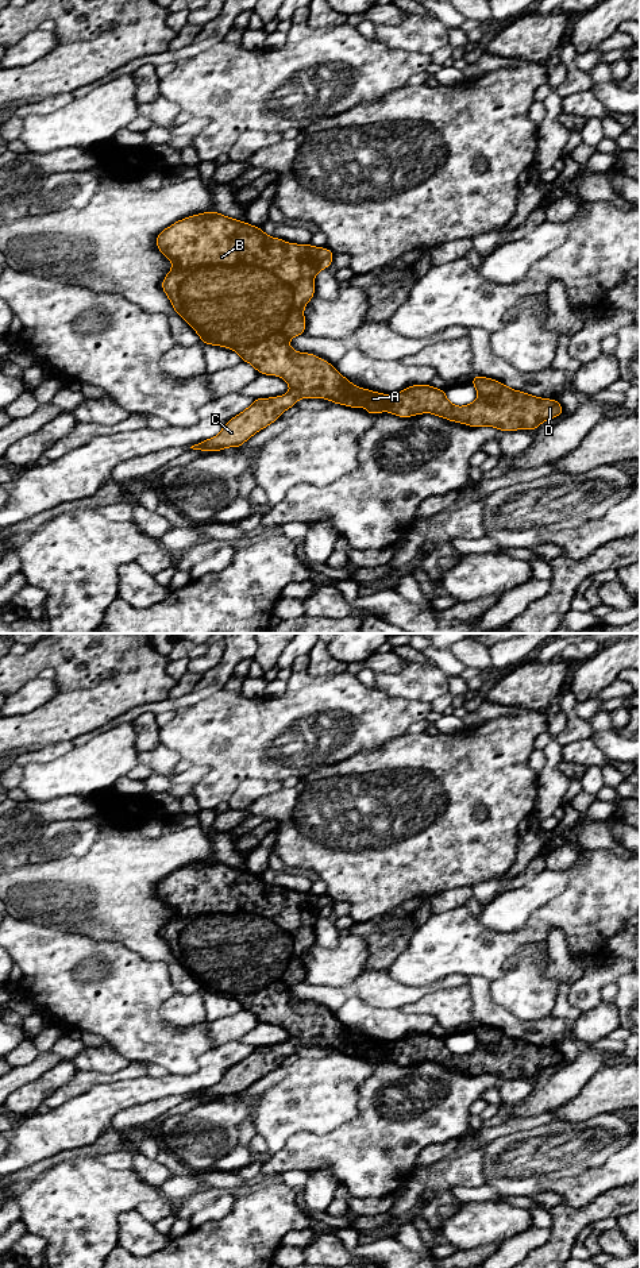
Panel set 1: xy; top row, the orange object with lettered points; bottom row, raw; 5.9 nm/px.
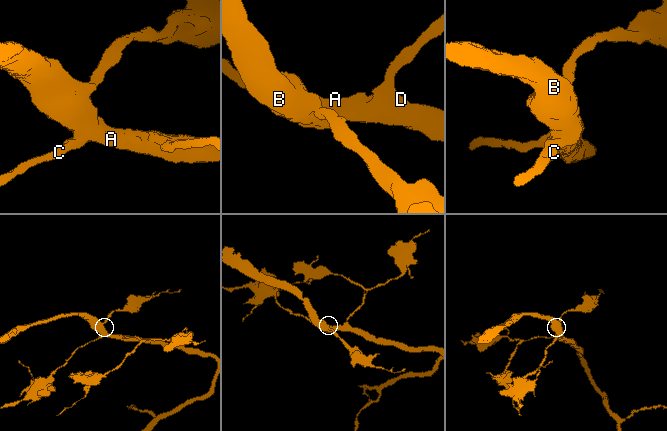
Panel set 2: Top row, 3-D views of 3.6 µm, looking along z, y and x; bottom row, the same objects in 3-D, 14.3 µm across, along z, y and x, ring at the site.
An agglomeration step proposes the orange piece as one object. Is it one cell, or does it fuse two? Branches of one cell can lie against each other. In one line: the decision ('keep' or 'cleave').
keep

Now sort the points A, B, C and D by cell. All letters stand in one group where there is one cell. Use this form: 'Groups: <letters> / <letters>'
Groups: A B C D

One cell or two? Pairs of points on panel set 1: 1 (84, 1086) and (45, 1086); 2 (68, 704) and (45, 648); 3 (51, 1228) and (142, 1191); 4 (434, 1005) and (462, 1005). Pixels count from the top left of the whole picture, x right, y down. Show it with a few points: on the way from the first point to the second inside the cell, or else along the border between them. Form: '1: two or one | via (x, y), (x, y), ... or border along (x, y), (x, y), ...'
1: two | border along (77, 1070), (46, 1098), (42, 1106)
2: one | via (88, 681), (89, 658), (80, 648), (68, 648)
3: one | via (74, 1205), (88, 1197), (119, 1191)
4: one | via (440, 1005), (455, 1005)

